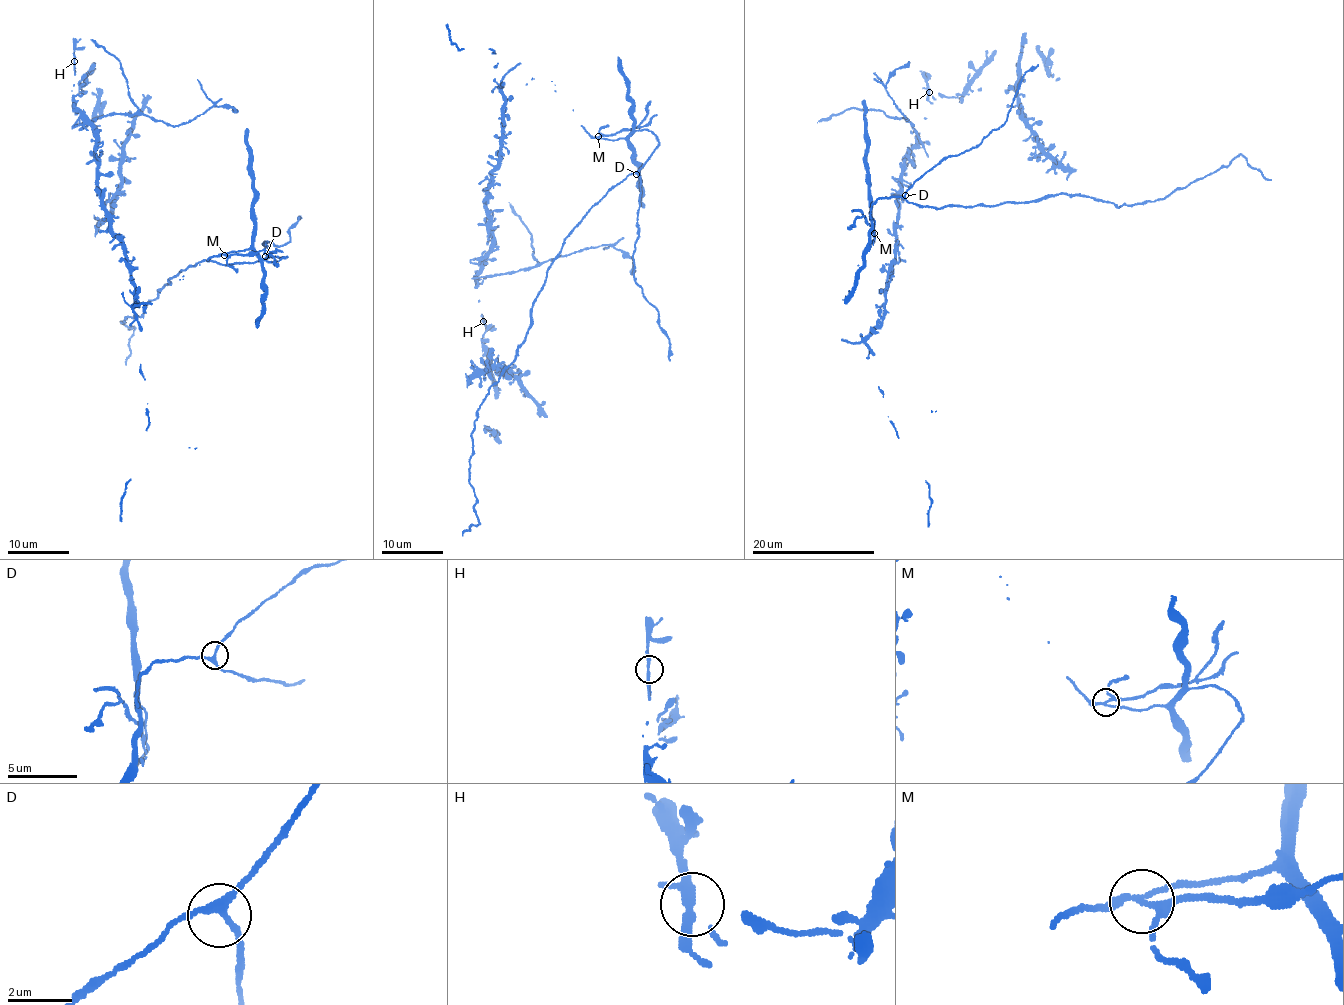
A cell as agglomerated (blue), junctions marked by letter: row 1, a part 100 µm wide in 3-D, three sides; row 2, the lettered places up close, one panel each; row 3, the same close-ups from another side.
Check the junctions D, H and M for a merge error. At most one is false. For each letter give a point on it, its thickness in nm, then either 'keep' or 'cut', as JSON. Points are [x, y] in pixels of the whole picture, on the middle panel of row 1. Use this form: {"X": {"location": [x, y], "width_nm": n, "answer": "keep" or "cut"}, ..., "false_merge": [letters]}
{"D": {"location": [636, 174], "width_nm": 200, "answer": "keep"}, "H": {"location": [483, 321], "width_nm": 220, "answer": "keep"}, "M": {"location": [598, 136], "width_nm": 190, "answer": "cut"}, "false_merge": ["M"]}

